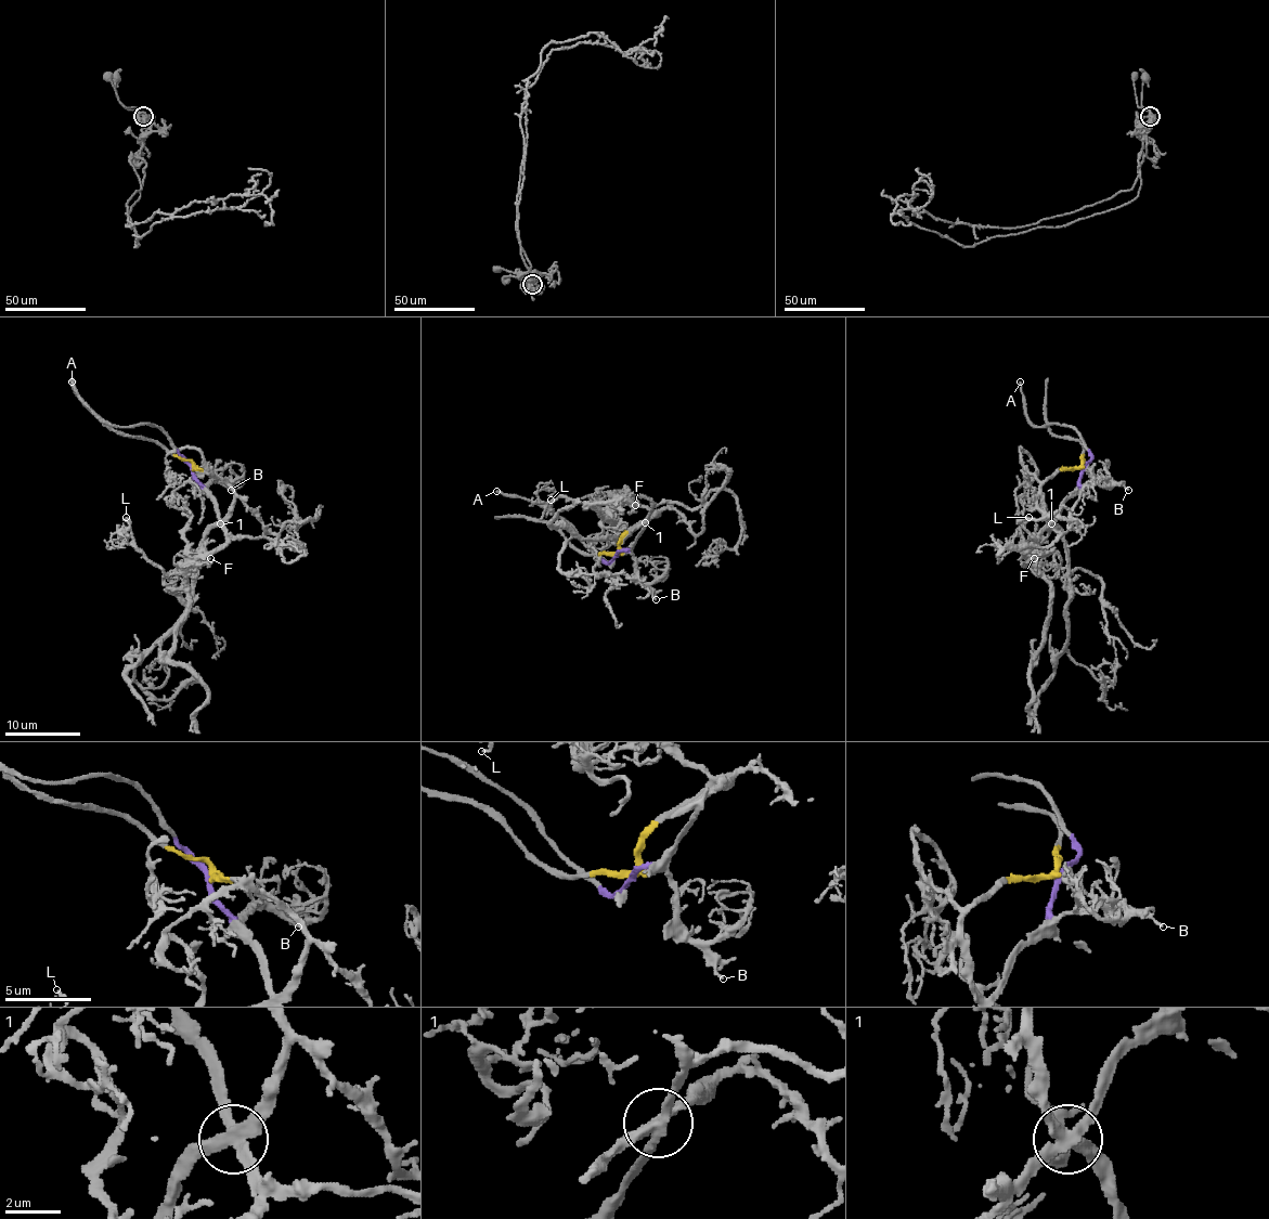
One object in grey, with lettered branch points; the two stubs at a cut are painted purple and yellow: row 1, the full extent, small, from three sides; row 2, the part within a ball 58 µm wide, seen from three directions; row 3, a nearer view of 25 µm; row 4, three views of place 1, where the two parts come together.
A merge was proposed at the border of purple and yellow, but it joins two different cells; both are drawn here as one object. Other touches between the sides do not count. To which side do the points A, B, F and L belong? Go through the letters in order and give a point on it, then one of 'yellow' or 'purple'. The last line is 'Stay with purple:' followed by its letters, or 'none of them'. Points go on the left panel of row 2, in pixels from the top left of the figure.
A: at (72, 381); purple
B: at (231, 490); purple
F: at (210, 558); purple
L: at (126, 517); purple
Stay with purple: A, B, F, L

